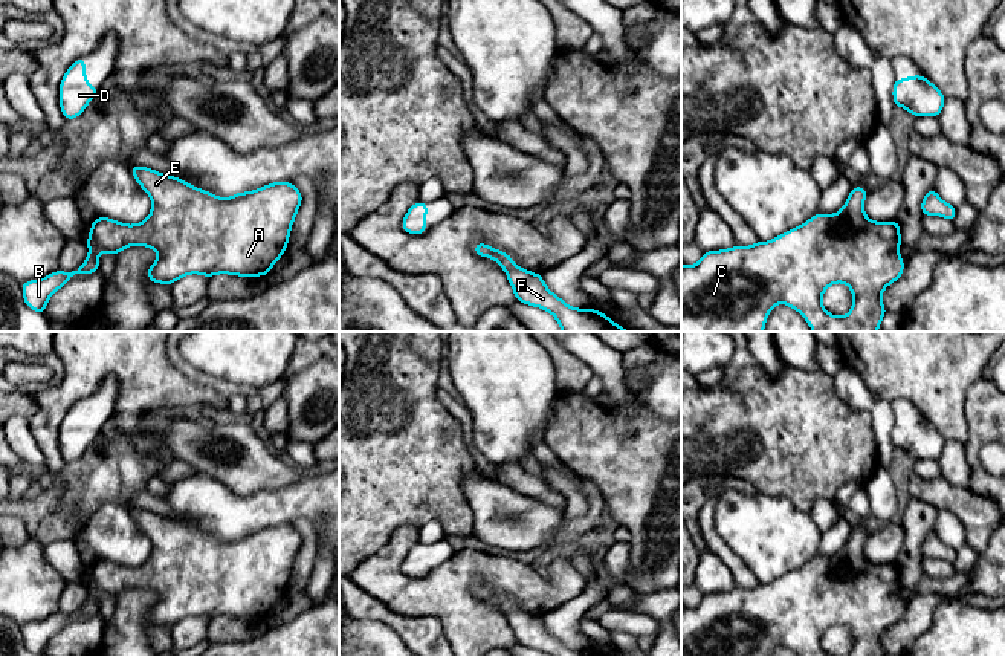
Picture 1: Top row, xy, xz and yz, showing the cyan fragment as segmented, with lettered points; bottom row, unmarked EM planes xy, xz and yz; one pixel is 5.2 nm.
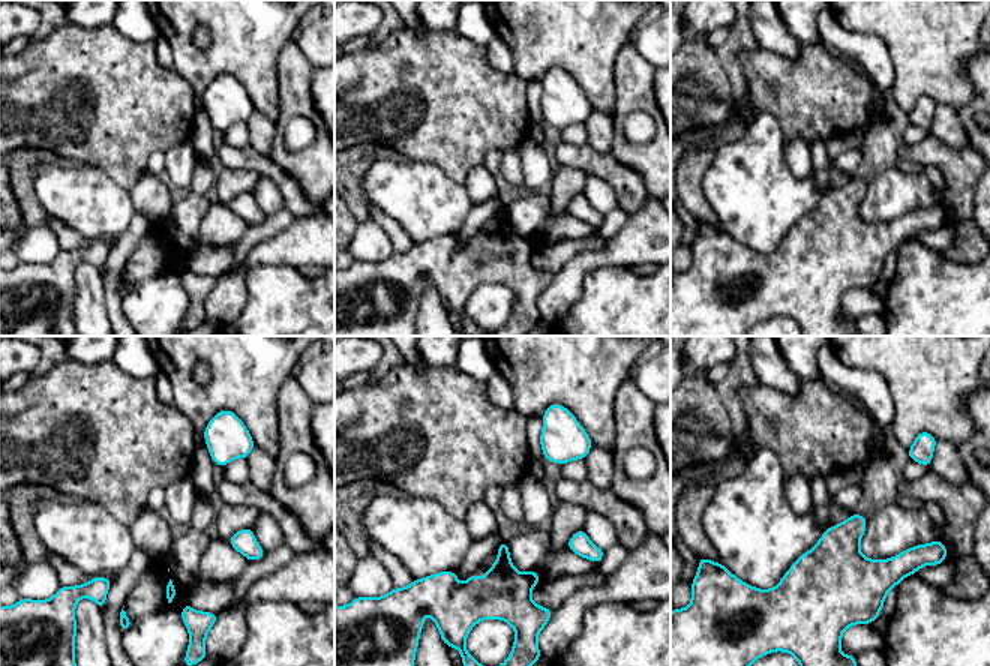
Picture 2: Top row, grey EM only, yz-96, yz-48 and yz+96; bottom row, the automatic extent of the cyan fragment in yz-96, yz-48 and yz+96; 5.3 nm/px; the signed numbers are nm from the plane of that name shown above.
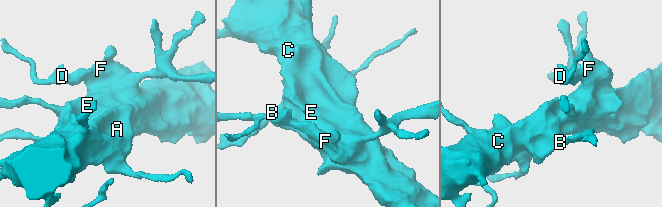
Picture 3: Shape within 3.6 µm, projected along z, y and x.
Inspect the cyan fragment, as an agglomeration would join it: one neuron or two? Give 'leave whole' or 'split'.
leave whole

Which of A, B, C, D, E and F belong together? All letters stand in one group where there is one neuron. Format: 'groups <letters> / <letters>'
groups A B C D E F

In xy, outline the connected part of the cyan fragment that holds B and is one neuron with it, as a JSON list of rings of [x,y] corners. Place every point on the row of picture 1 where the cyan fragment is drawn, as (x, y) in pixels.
[[[130,165],[141,188],[151,199],[151,213],[136,225],[116,222],[98,216],[90,225],[87,237],[89,255],[72,272],[55,271],[49,275],[21,283],[23,300],[29,309],[44,313],[49,298],[72,277],[99,271],[99,252],[118,255],[128,246],[147,246],[157,252],[157,260],[148,268],[147,277],[153,283],[173,284],[189,274],[214,277],[229,274],[238,277],[267,277],[272,266],[287,249],[290,229],[302,203],[301,191],[292,182],[273,182],[254,191],[235,193],[221,199],[200,190],[176,176],[162,174],[156,170]]]

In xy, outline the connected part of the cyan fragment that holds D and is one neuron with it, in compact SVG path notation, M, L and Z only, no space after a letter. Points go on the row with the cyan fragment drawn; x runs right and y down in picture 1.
M78 58L60 83L60 109L67 121L78 118L99 89L86 78L86 58Z

